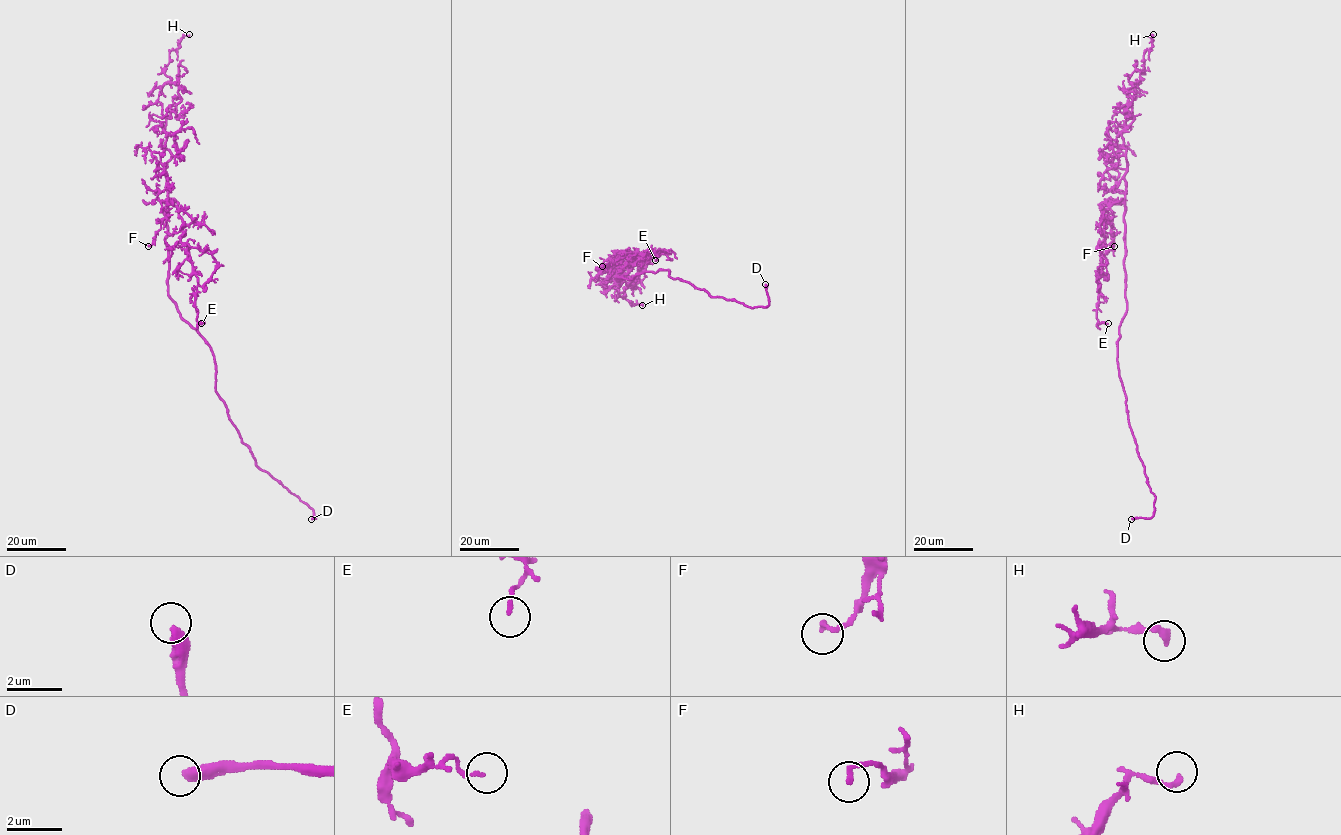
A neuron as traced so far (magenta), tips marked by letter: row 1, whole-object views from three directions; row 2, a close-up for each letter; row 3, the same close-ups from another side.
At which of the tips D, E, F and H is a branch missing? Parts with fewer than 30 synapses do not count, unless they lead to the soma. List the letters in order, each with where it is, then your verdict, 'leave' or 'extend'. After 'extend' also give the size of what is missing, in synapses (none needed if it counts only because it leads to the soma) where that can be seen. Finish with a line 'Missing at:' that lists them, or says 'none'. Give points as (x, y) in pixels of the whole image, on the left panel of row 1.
D: at (311, 519); extend
E: at (201, 323); leave
F: at (148, 246); leave
H: at (189, 34); leave
Missing at: D

